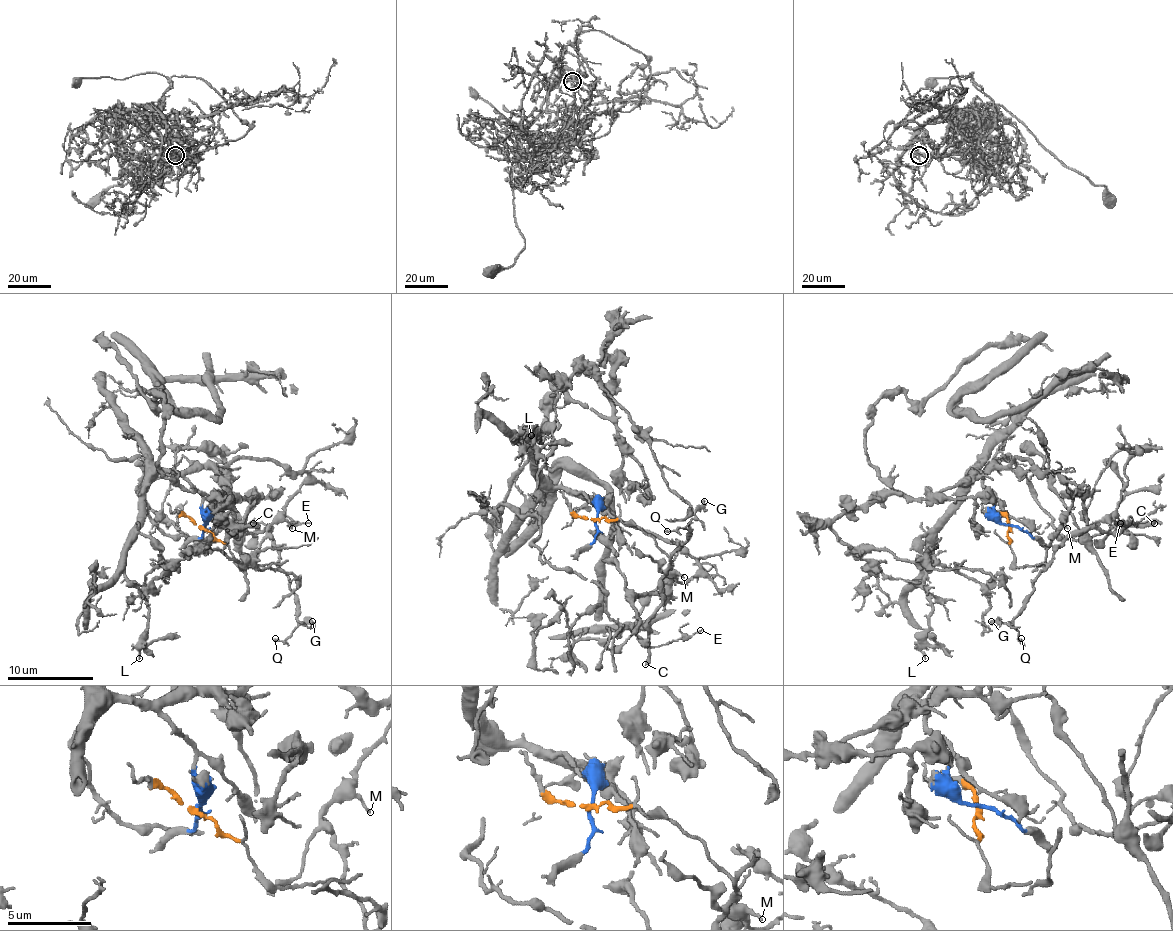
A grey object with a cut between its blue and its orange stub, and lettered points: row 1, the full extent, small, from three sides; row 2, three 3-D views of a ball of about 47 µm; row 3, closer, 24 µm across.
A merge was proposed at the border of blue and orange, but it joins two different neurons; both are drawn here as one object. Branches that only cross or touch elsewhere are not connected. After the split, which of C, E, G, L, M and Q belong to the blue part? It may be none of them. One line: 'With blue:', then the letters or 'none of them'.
With blue: L, M

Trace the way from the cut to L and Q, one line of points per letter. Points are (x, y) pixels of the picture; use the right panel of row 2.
L: (1010, 527), (994, 512), (994, 497), (977, 471), (936, 533), (923, 587), (932, 607), (925, 658)
Q: (1010, 527), (1014, 564), (1046, 566), (1035, 576), (1033, 589), (1014, 620), (1020, 639)

